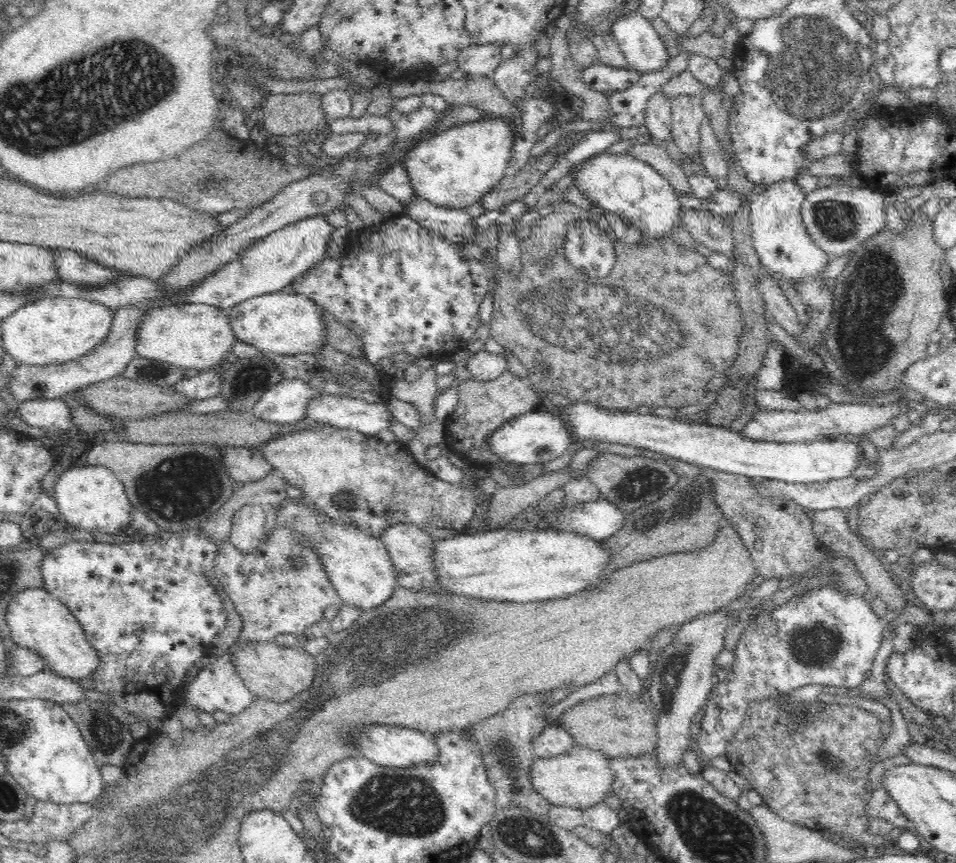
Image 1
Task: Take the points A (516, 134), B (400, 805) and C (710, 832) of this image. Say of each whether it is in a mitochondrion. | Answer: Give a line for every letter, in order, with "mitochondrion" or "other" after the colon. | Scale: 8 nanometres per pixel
A: other
B: mitochondrion
C: mitochondrion

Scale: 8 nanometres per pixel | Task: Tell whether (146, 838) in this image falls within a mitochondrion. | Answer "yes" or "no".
yes

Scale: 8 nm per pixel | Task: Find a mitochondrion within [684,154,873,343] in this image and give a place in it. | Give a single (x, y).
(838, 222)

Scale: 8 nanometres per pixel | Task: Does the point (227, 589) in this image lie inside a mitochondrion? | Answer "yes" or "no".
no

